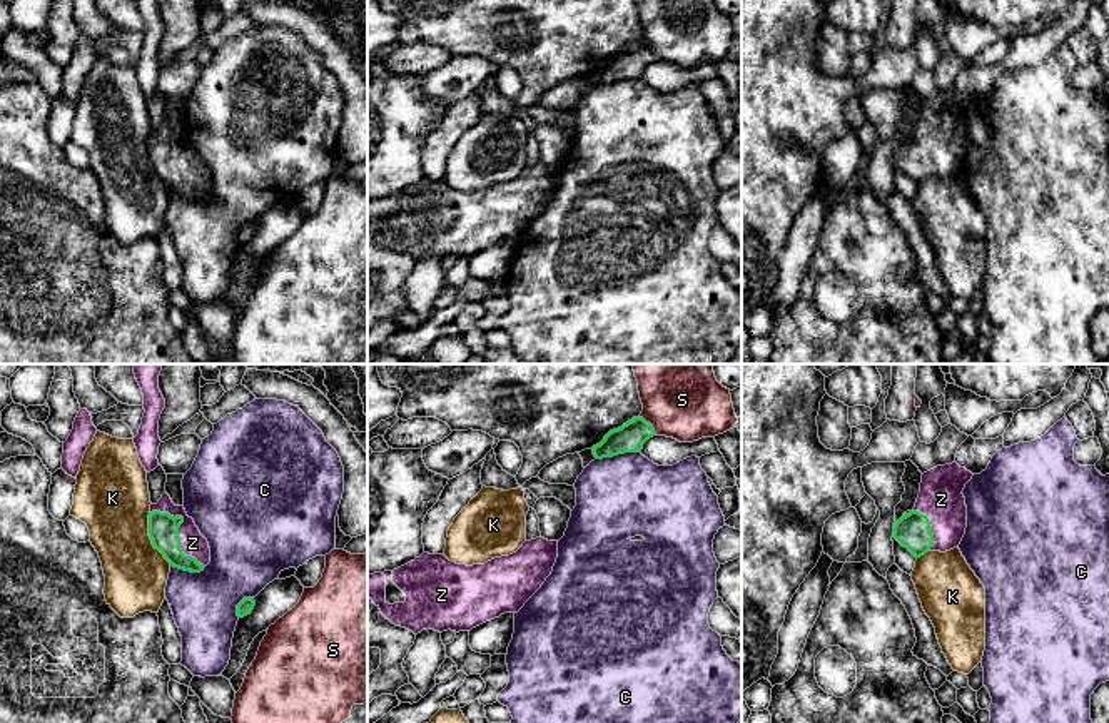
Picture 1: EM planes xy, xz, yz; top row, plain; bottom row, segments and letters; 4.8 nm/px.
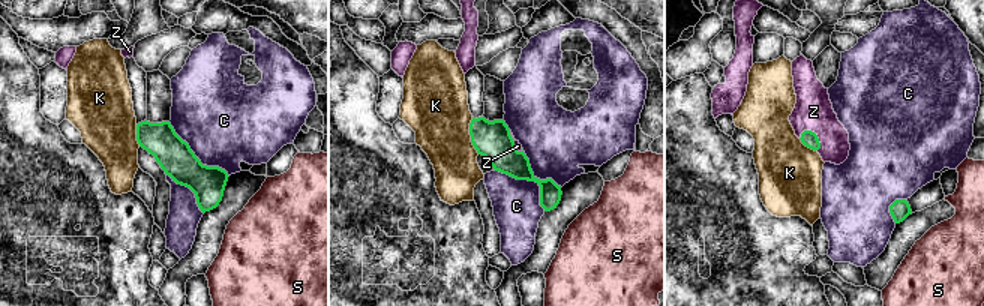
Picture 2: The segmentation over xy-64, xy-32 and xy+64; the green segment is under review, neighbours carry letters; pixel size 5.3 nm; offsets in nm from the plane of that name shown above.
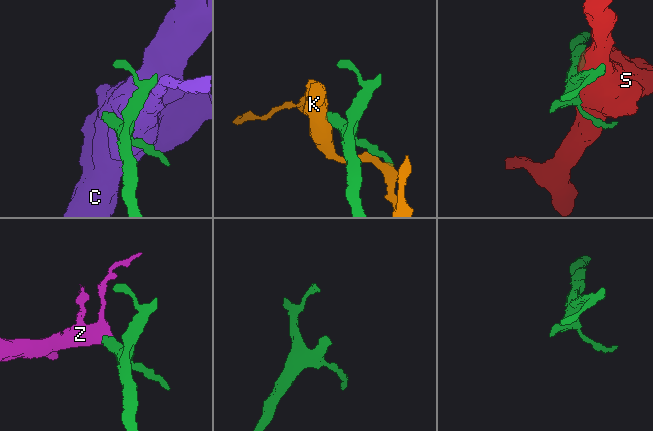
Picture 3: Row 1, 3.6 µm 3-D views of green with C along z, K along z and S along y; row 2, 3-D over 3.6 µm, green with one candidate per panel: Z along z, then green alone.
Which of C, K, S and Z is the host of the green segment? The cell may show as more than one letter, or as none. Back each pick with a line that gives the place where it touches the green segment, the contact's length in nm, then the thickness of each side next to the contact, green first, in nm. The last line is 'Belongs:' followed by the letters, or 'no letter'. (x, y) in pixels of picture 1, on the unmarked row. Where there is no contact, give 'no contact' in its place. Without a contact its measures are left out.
Z: meets green in xy at (177, 157); contact 380 nm long; 140 nm thick on the green side, 120 nm on the other
Belongs: Z

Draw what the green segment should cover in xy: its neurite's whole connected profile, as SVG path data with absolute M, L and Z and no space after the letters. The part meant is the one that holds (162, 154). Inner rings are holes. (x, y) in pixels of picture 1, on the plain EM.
M167 119L150 130L149 162L170 192L200 199L210 189L210 174L184 132L175 132Z

